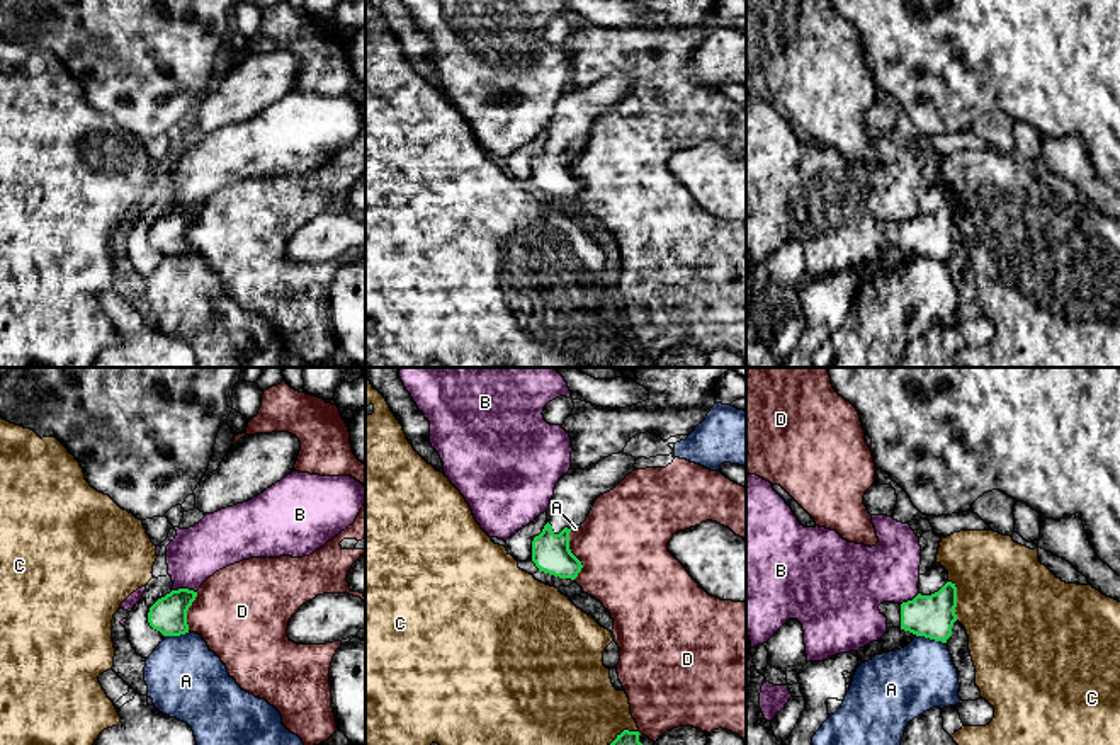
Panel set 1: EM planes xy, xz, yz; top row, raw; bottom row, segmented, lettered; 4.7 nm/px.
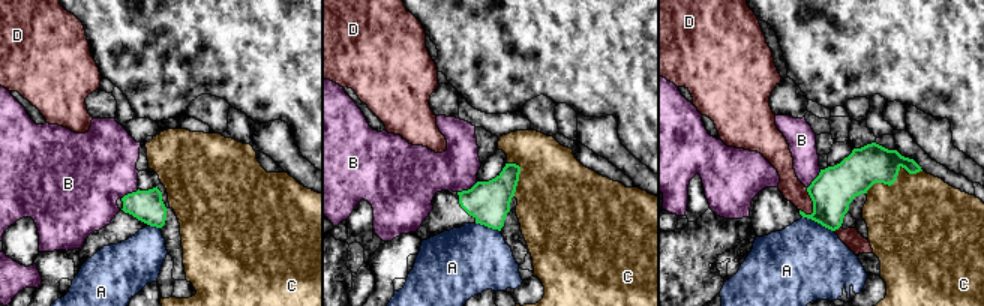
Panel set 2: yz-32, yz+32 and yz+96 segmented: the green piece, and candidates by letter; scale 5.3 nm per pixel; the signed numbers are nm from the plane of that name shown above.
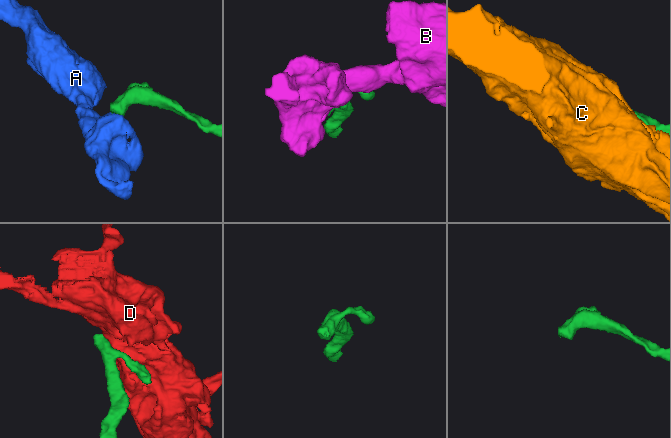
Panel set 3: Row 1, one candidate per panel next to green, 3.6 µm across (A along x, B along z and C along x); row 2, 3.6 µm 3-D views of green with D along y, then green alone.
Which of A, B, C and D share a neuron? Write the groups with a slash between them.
A / B / C / D

